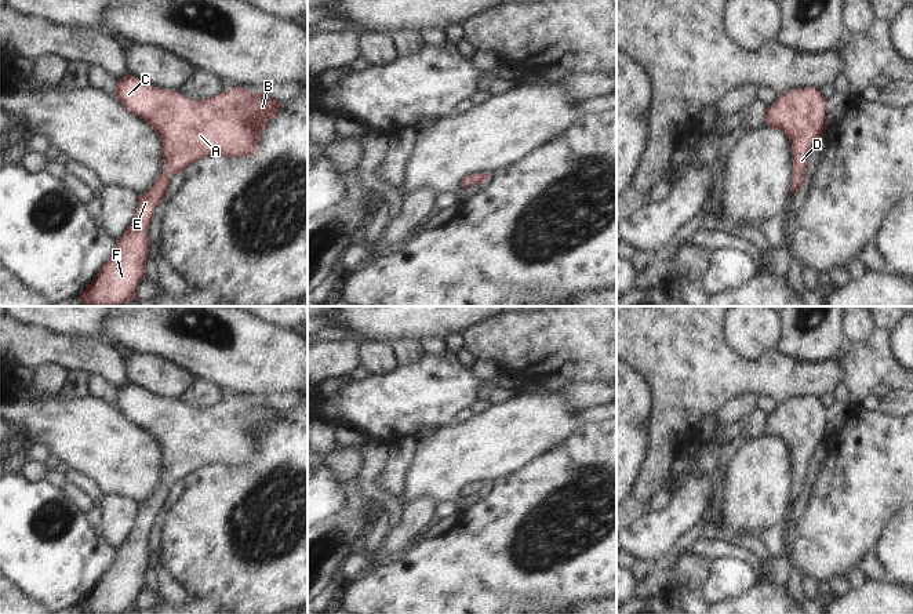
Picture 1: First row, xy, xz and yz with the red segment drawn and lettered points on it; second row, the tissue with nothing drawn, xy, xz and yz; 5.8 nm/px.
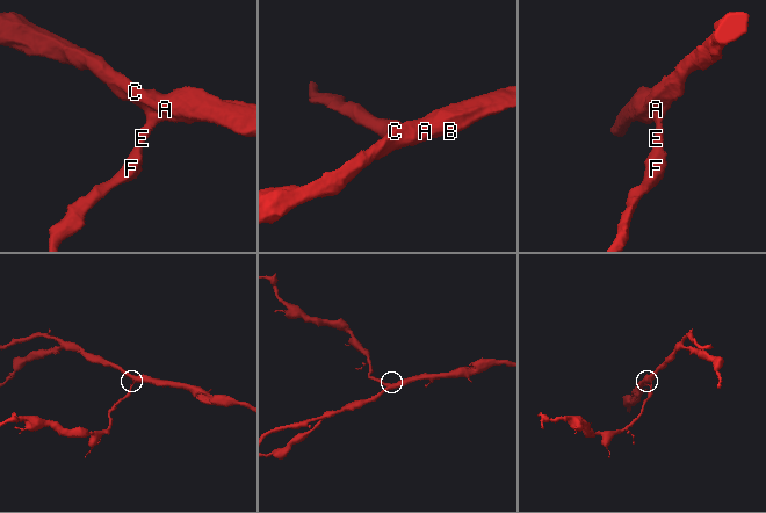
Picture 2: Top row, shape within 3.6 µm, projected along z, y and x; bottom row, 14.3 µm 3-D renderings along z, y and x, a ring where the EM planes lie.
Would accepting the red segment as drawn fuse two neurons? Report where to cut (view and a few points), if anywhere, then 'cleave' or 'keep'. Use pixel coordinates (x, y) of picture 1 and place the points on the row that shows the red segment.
no cut; keep

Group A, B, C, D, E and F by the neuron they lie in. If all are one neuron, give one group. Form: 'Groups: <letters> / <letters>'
Groups: A B C D E F.

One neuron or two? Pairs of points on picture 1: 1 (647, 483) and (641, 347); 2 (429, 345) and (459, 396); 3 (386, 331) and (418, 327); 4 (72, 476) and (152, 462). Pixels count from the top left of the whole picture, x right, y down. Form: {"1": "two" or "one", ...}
{"1": "one", "2": "two", "3": "one", "4": "two"}

